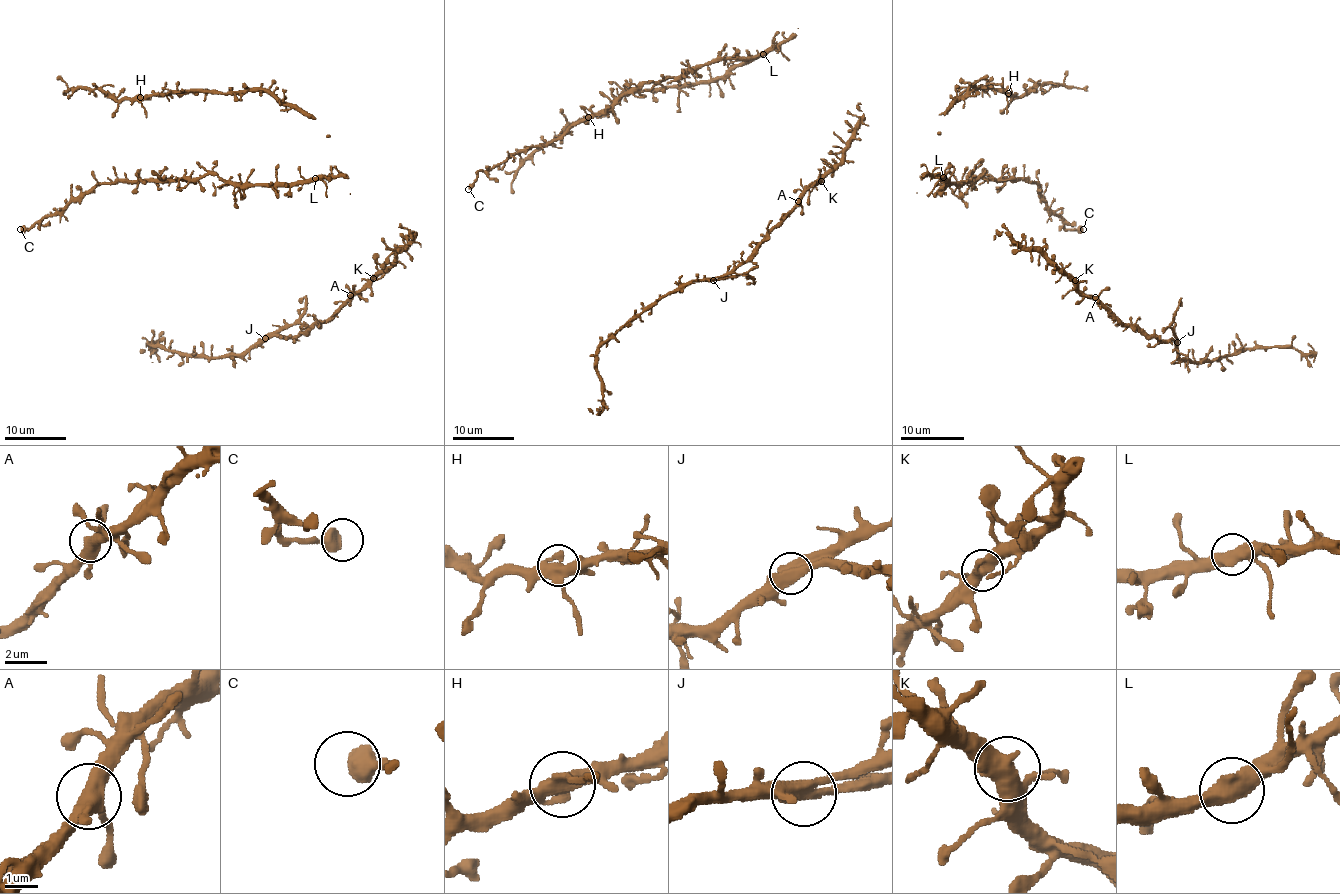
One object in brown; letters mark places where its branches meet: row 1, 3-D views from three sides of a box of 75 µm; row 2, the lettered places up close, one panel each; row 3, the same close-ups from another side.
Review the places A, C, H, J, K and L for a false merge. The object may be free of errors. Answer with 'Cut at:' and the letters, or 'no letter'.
Cut at: J

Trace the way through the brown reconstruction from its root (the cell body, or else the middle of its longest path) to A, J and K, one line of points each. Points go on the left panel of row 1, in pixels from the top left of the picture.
A: (404, 229), (412, 233), (412, 240), (396, 255), (396, 260), (350, 295)
J: (404, 229), (412, 233), (412, 240), (396, 260), (326, 321), (316, 321), (295, 336), (264, 338)
K: (404, 229), (412, 233), (412, 240), (396, 255), (396, 260), (373, 278)

